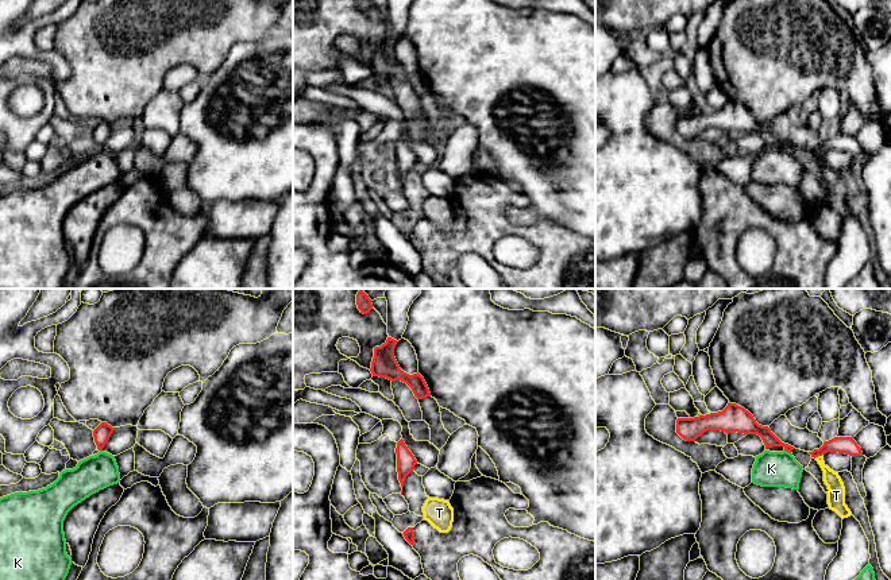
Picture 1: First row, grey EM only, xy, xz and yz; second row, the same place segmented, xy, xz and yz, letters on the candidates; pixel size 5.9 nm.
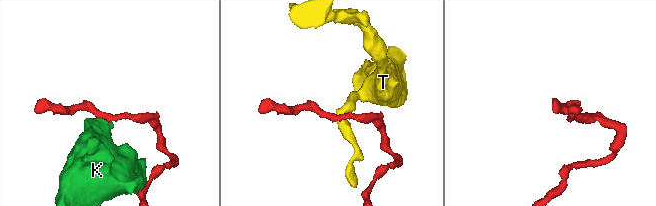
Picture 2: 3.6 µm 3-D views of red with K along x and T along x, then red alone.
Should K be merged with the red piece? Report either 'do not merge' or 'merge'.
do not merge

